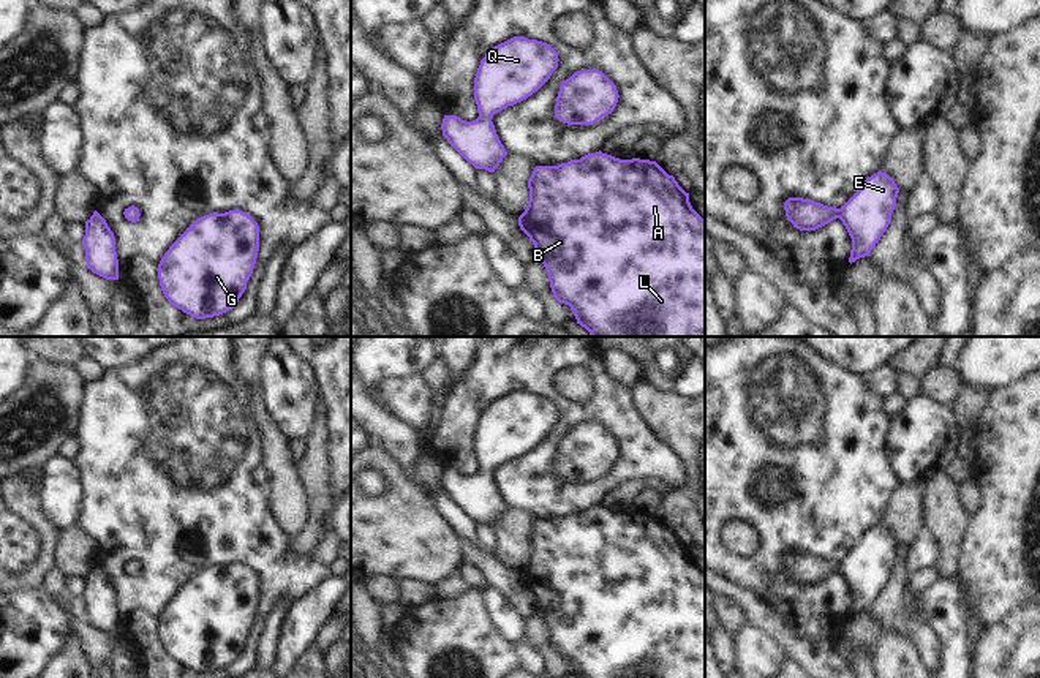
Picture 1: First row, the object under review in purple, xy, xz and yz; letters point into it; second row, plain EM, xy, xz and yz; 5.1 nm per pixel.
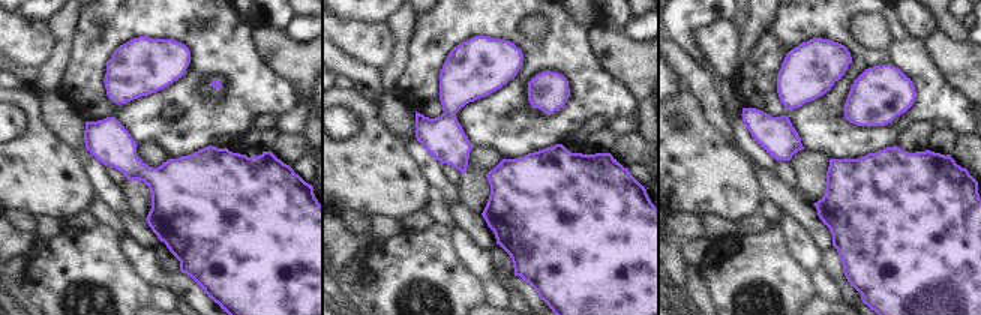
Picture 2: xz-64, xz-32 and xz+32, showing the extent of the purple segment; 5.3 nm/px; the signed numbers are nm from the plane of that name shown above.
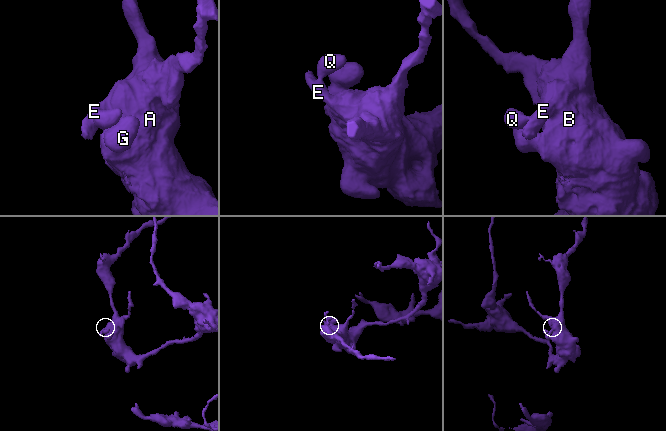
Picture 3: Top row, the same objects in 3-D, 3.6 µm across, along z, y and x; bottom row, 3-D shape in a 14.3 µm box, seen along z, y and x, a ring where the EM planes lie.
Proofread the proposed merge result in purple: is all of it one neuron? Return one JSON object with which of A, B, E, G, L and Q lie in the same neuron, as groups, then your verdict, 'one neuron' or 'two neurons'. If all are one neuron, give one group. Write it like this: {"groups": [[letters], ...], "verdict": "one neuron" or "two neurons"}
{"groups": [["A", "B", "E", "G", "L", "Q"]], "verdict": "one neuron"}

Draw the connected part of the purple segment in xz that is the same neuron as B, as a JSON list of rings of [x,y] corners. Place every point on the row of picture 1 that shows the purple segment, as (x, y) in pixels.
[[[599,150],[558,166],[536,166],[528,188],[529,201],[518,217],[518,226],[534,243],[534,258],[547,270],[553,297],[571,307],[577,324],[591,337],[705,337],[705,220],[692,209],[689,193],[673,175],[669,175],[656,161],[620,160]]]

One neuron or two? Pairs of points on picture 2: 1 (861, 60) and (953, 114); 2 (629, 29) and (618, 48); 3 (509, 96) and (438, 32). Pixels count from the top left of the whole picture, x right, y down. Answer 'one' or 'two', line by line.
1: one
2: two
3: one

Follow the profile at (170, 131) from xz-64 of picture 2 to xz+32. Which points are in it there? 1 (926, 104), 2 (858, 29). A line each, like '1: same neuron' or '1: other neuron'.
1: same neuron
2: other neuron

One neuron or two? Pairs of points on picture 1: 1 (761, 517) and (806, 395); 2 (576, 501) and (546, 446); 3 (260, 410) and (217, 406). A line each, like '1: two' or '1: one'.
1: one
2: one
3: two

